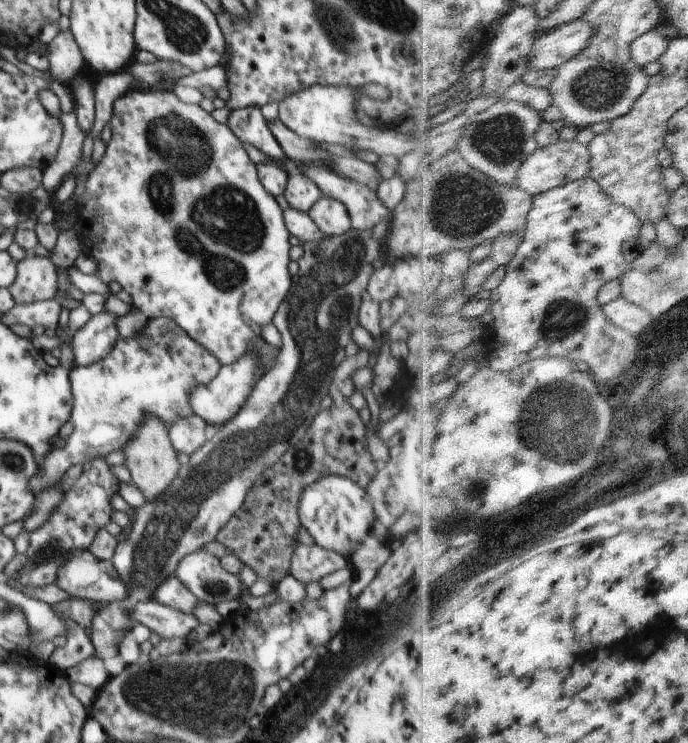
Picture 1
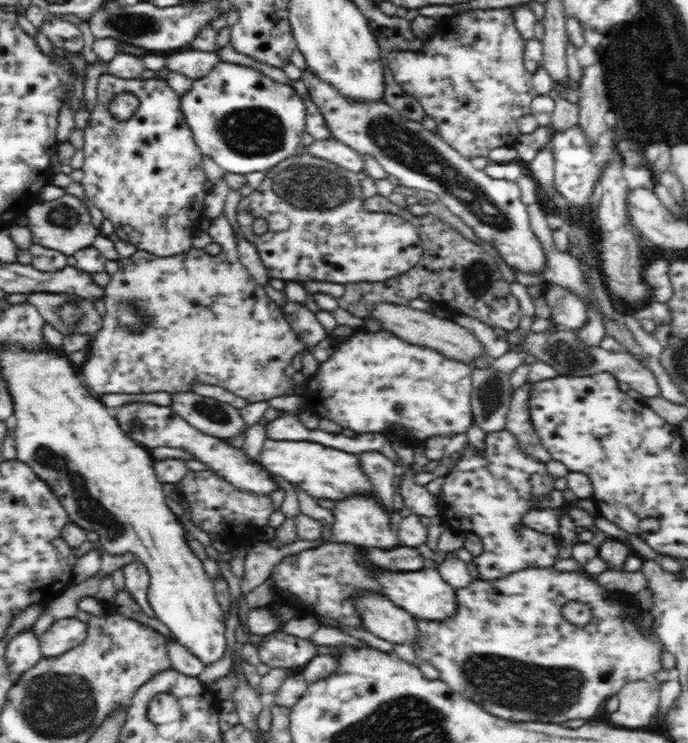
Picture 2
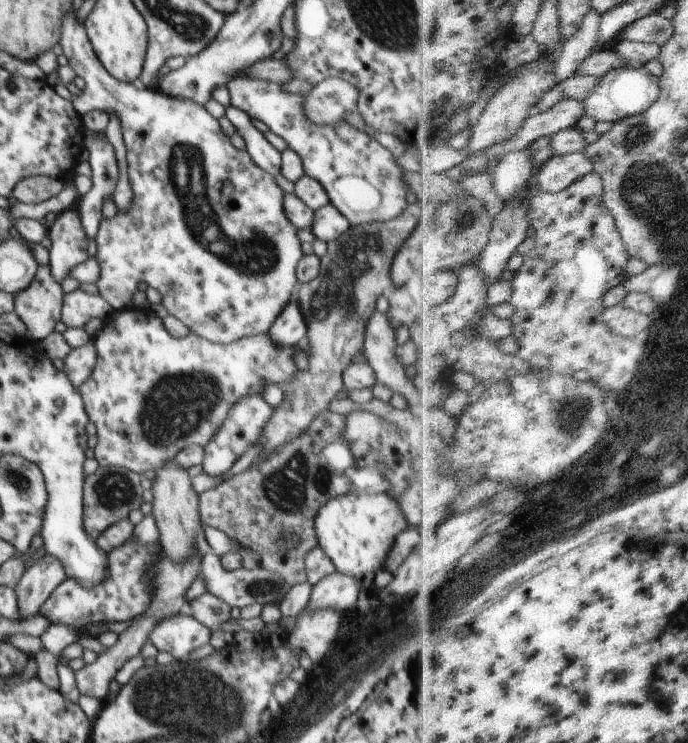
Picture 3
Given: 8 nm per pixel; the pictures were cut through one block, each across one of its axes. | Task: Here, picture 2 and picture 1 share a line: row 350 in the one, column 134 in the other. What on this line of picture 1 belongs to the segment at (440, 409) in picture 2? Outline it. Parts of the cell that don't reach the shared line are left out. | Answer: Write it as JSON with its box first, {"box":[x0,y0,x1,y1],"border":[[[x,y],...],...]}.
{"box":[28,318,221,494],"border":[[[171,318],[150,319],[142,332],[128,338],[118,337],[110,354],[97,363],[74,367],[69,372],[73,392],[71,420],[74,431],[62,449],[54,447],[45,461],[38,465],[37,473],[30,479],[28,488],[35,494],[66,477],[66,471],[74,464],[86,464],[100,457],[105,459],[114,450],[124,450],[133,440],[137,430],[148,417],[160,419],[168,430],[175,422],[196,415],[190,404],[191,393],[197,385],[207,385],[217,377],[221,362],[205,346],[199,345],[183,328]]]}

